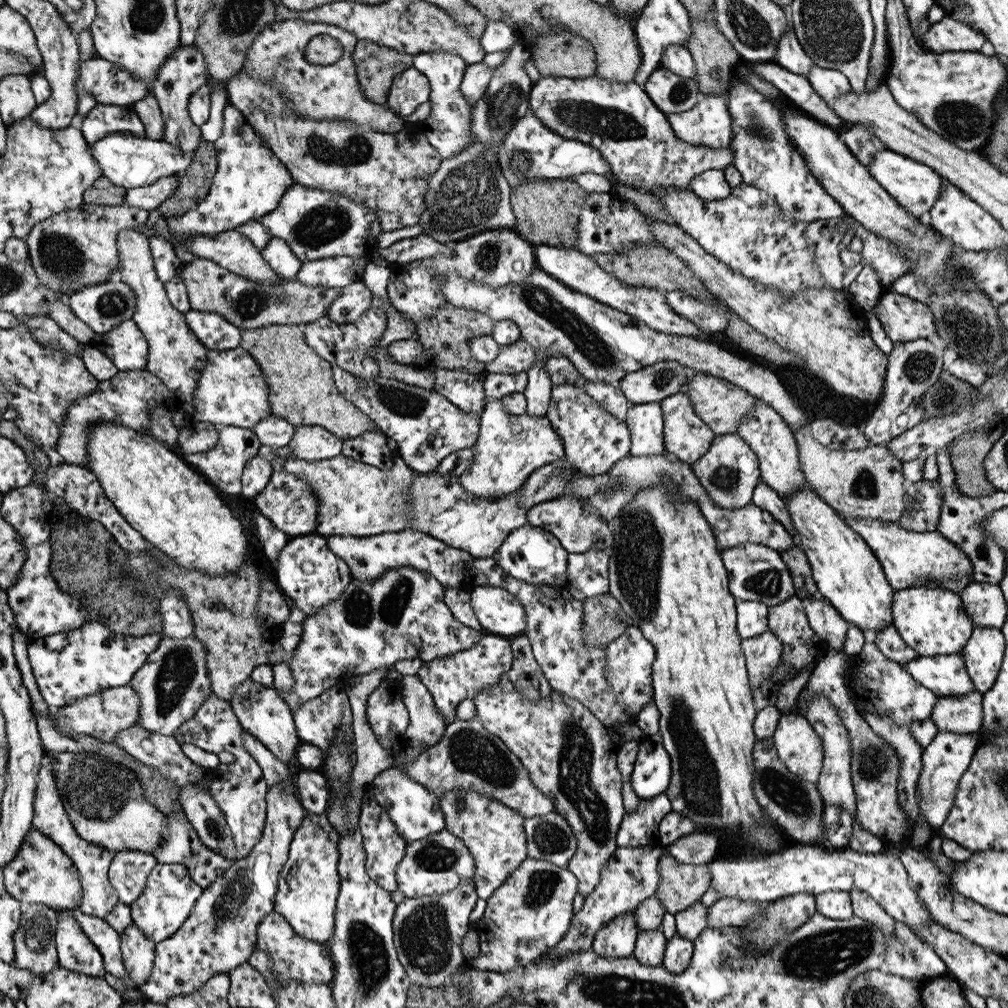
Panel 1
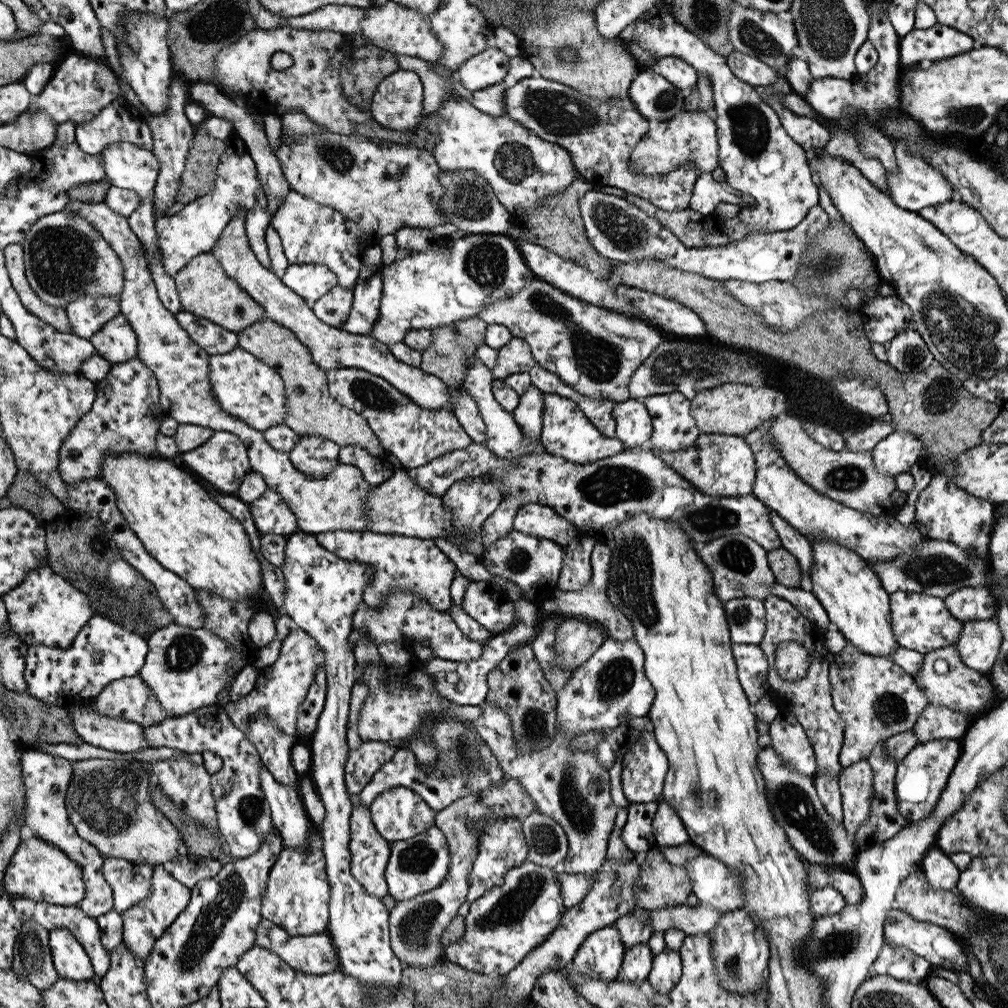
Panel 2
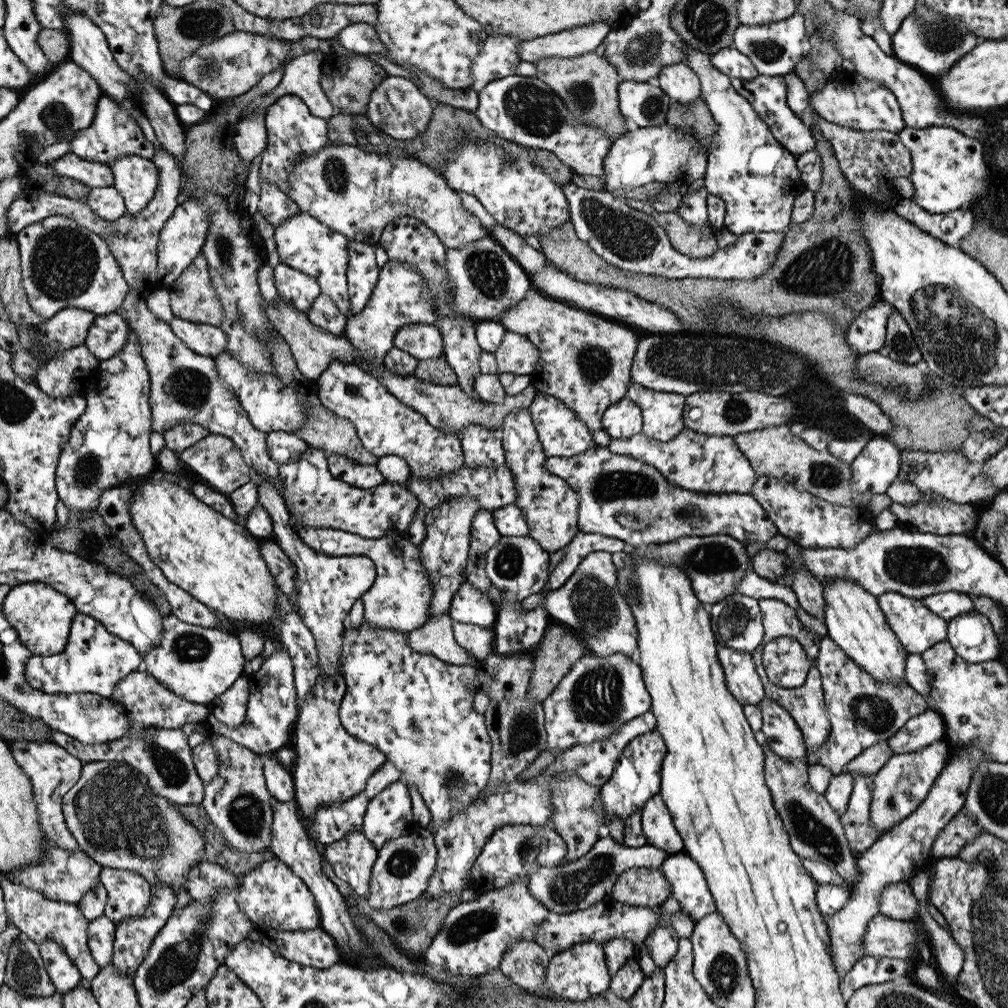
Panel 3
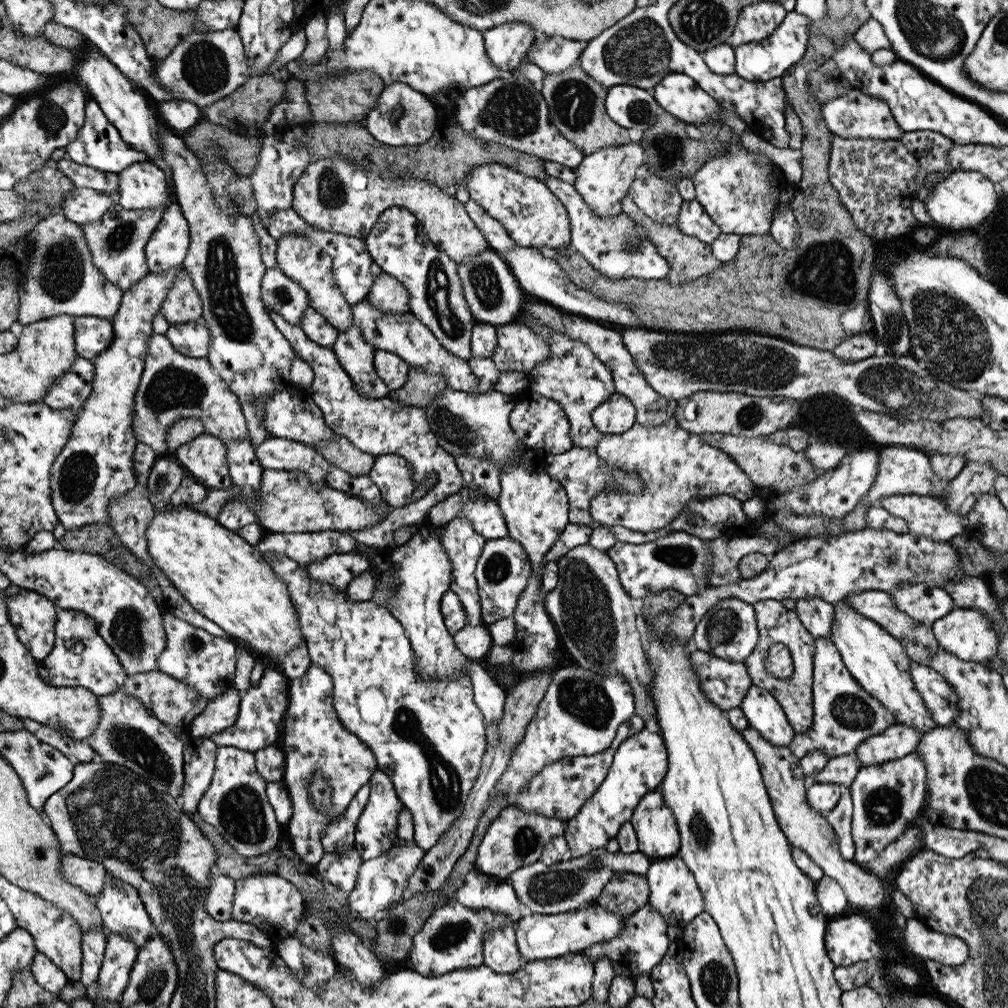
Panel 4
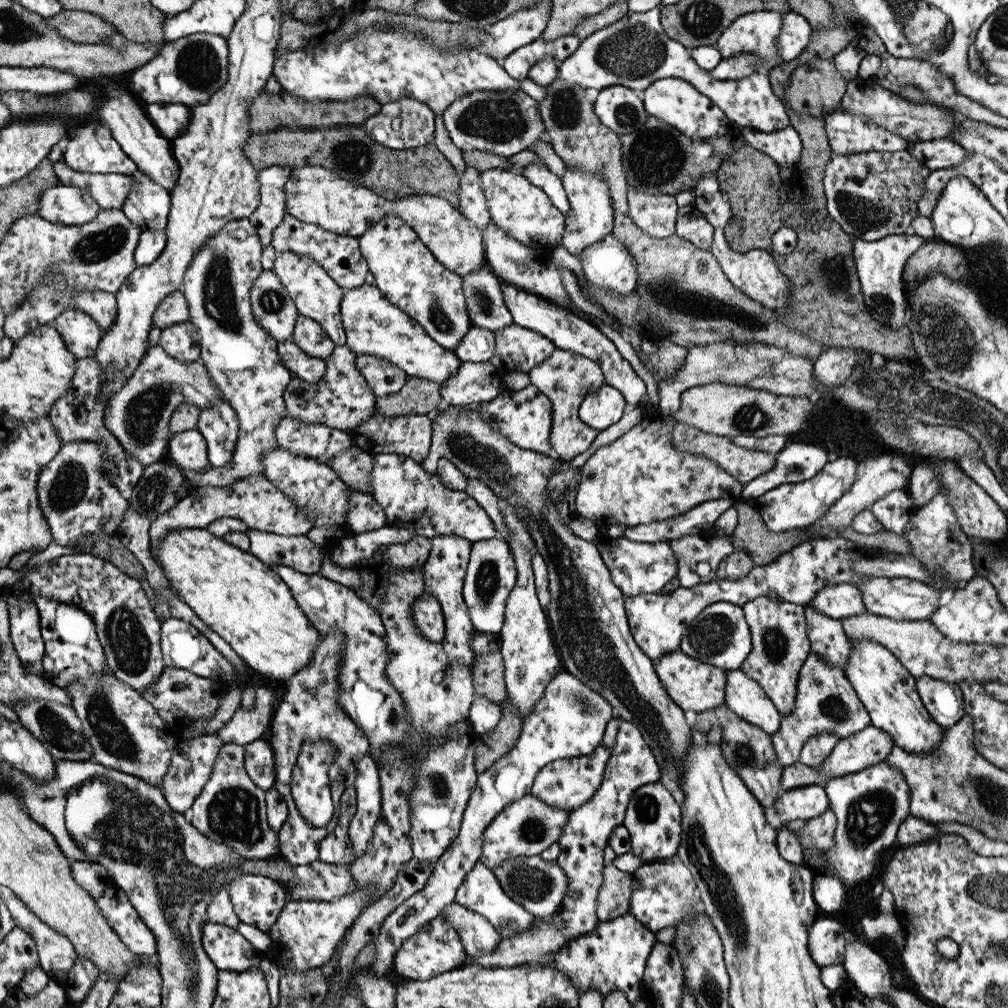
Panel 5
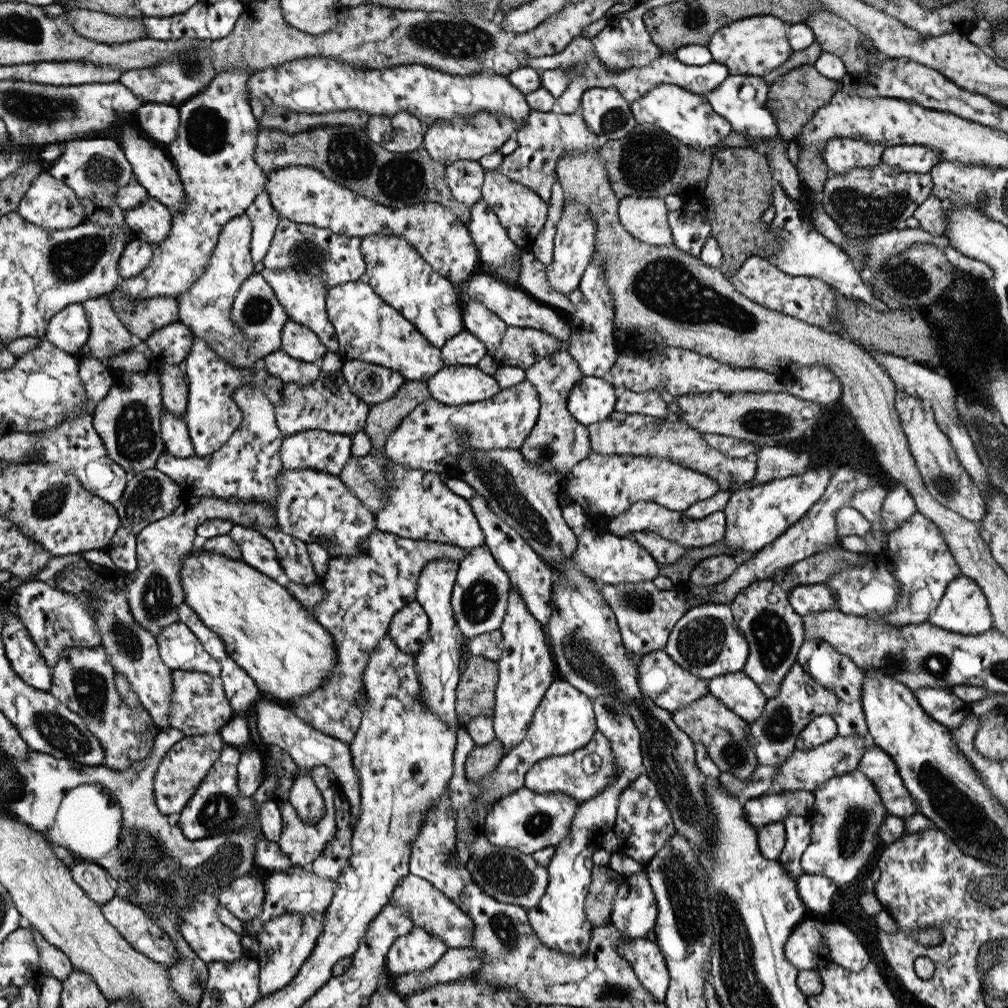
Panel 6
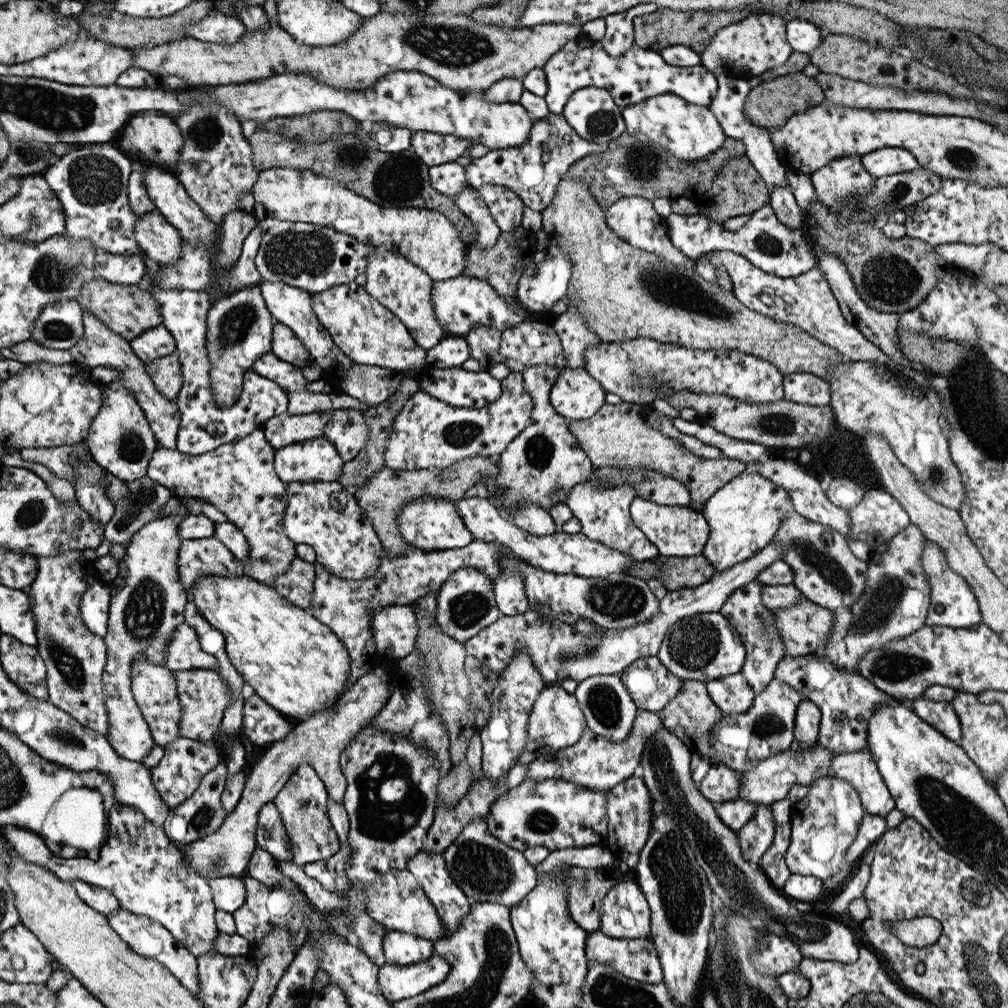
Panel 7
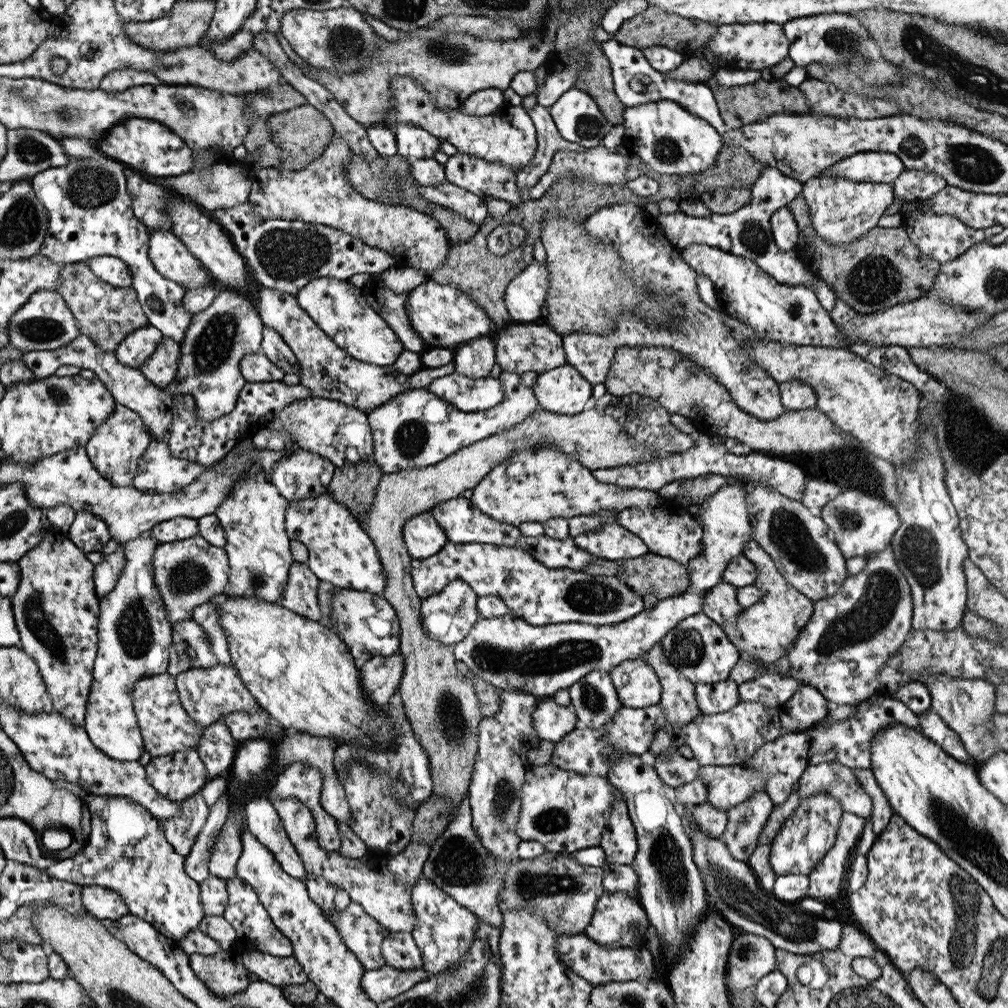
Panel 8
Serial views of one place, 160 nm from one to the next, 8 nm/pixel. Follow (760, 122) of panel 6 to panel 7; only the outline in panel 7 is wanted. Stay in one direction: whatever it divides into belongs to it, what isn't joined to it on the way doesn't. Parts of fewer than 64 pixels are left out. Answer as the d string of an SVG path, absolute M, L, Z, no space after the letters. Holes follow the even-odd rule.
M718 76L718 90L716 96L712 99L709 109L718 119L724 134L730 138L741 140L745 145L745 155L749 158L752 166L758 171L762 181L766 183L768 190L772 192L774 187L782 187L788 183L786 180L787 168L783 165L783 161L778 158L775 153L774 145L770 140L769 129L764 126L756 126L750 120L747 120L743 114L743 104L746 95L756 86L761 83L761 77L755 76L750 79L737 79L726 76Z

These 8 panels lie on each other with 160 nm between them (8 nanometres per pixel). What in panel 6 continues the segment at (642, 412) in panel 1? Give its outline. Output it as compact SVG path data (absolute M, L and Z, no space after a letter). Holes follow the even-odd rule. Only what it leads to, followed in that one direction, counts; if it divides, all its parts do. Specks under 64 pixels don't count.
M583 376L567 396L570 414L583 425L606 420L616 410L614 386L607 377Z

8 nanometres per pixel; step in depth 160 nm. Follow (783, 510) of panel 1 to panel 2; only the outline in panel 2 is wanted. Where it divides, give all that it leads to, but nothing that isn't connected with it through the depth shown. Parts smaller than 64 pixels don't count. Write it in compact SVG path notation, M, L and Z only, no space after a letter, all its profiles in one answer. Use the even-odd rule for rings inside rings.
M768 508L773 527L781 540L781 546L791 552L801 566L801 580L811 576L813 548L811 542L796 529L792 528L783 518Z

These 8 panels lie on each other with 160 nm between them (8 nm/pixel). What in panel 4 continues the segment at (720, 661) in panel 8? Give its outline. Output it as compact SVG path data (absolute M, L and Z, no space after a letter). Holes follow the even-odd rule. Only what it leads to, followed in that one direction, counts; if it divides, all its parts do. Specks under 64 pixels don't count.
M724 598L711 606L696 624L690 642L693 648L732 662L744 662L750 657L759 639L756 613L752 604L737 598Z

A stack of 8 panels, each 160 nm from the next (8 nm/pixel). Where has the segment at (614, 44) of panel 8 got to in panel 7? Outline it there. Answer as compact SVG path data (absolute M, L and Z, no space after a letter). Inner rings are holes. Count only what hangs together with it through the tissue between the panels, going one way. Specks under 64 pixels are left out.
M585 37L574 38L567 42L546 61L546 64L541 69L544 70L547 80L547 91L543 97L549 110L554 114L561 114L568 97L577 90L586 87L606 89L613 96L614 102L617 102L617 105L622 107L638 104L647 98L666 94L667 92L677 94L690 104L709 107L718 90L718 76L710 72L702 64L691 67L670 66L659 52L636 46L624 52L623 55L615 57L604 50L600 41L588 40Z

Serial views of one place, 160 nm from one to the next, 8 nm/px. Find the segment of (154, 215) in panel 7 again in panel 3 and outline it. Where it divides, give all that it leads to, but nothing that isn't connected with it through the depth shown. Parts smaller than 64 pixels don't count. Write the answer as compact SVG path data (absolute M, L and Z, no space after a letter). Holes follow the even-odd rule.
M136 154L119 158L110 166L114 188L125 196L128 217L140 214L149 207L160 185L160 170L156 163Z

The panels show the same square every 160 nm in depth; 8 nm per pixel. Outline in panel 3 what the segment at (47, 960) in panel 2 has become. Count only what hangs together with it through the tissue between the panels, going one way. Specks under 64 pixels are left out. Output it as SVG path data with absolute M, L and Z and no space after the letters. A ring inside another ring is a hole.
M24 932L9 949L5 984L24 995L49 997L57 992L41 954L41 946Z

